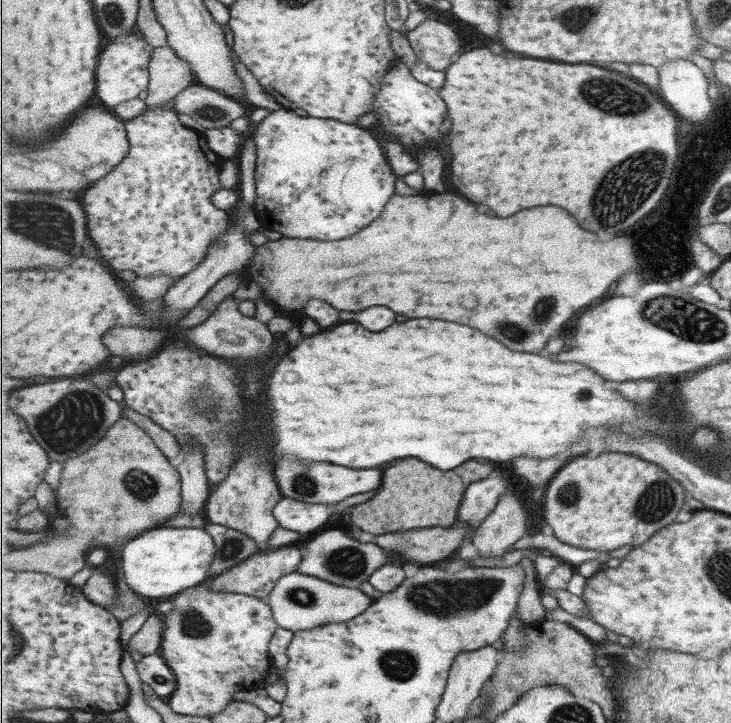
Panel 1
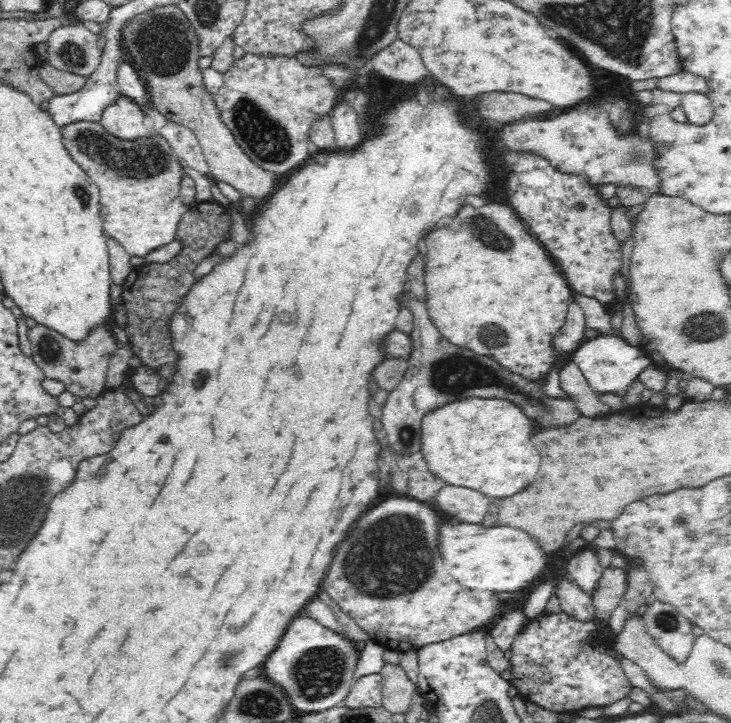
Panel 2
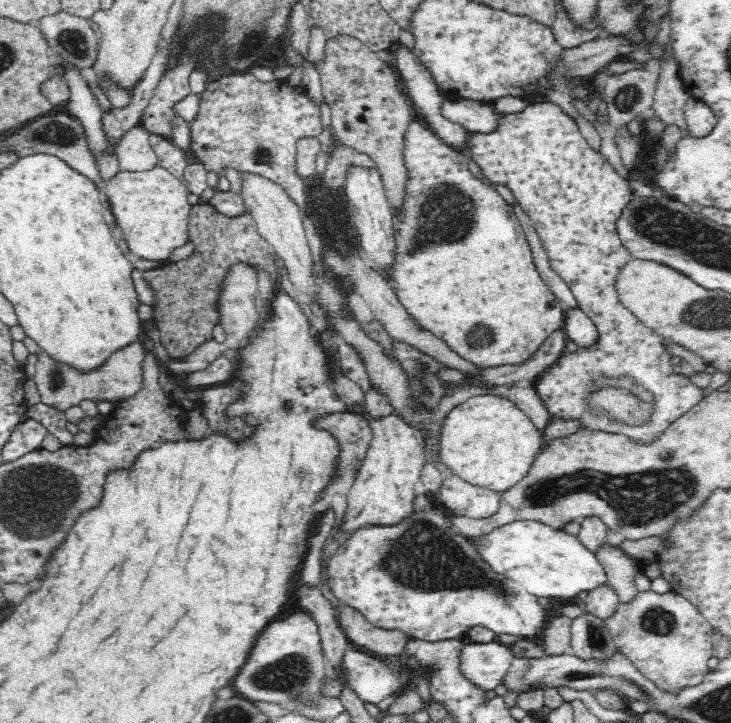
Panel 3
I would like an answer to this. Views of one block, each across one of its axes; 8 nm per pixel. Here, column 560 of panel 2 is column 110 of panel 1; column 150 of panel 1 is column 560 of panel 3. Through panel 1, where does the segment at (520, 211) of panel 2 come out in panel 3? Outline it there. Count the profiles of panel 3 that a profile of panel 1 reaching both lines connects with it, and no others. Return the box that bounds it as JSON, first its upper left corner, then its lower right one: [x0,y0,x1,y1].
[468,100,704,442]

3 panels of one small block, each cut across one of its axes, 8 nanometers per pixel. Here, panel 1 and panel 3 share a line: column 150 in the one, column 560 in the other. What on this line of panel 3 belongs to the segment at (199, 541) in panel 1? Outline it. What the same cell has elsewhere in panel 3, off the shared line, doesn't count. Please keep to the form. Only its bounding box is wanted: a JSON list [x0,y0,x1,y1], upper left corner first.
[468,521,606,598]

